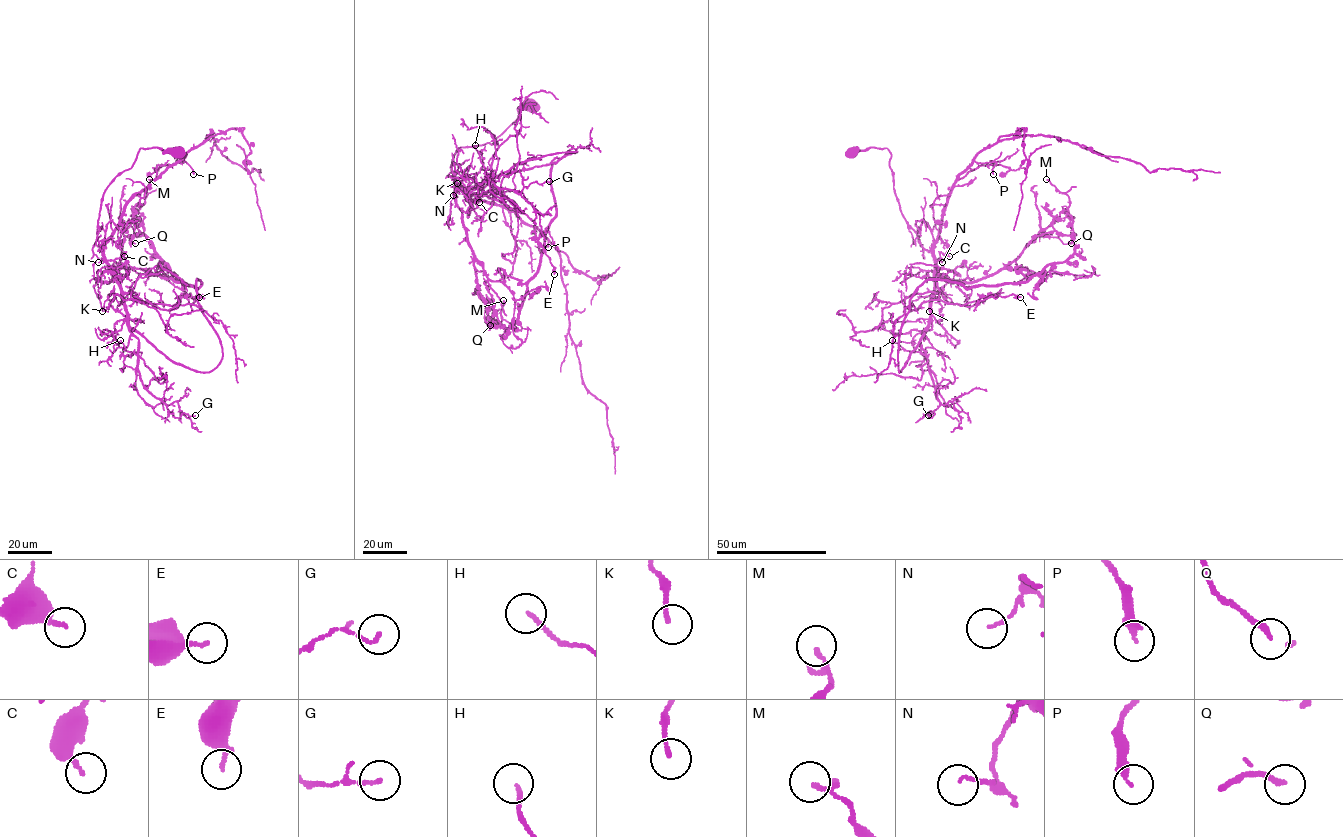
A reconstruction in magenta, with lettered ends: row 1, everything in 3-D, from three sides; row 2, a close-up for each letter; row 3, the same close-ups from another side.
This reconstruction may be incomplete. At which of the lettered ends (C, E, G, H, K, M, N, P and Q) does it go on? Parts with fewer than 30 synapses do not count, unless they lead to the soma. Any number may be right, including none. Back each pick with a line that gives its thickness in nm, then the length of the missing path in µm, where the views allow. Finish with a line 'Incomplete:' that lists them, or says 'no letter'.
Incomplete: no letter

